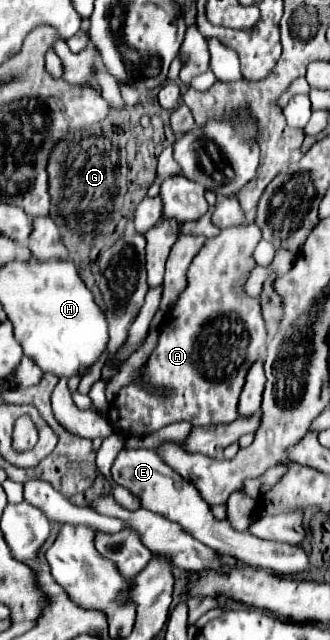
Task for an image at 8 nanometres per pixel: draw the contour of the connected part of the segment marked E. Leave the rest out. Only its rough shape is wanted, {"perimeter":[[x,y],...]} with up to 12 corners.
{"perimeter":[[122,449],[112,479],[142,507],[250,567],[296,575],[302,547],[236,533],[156,451]]}

